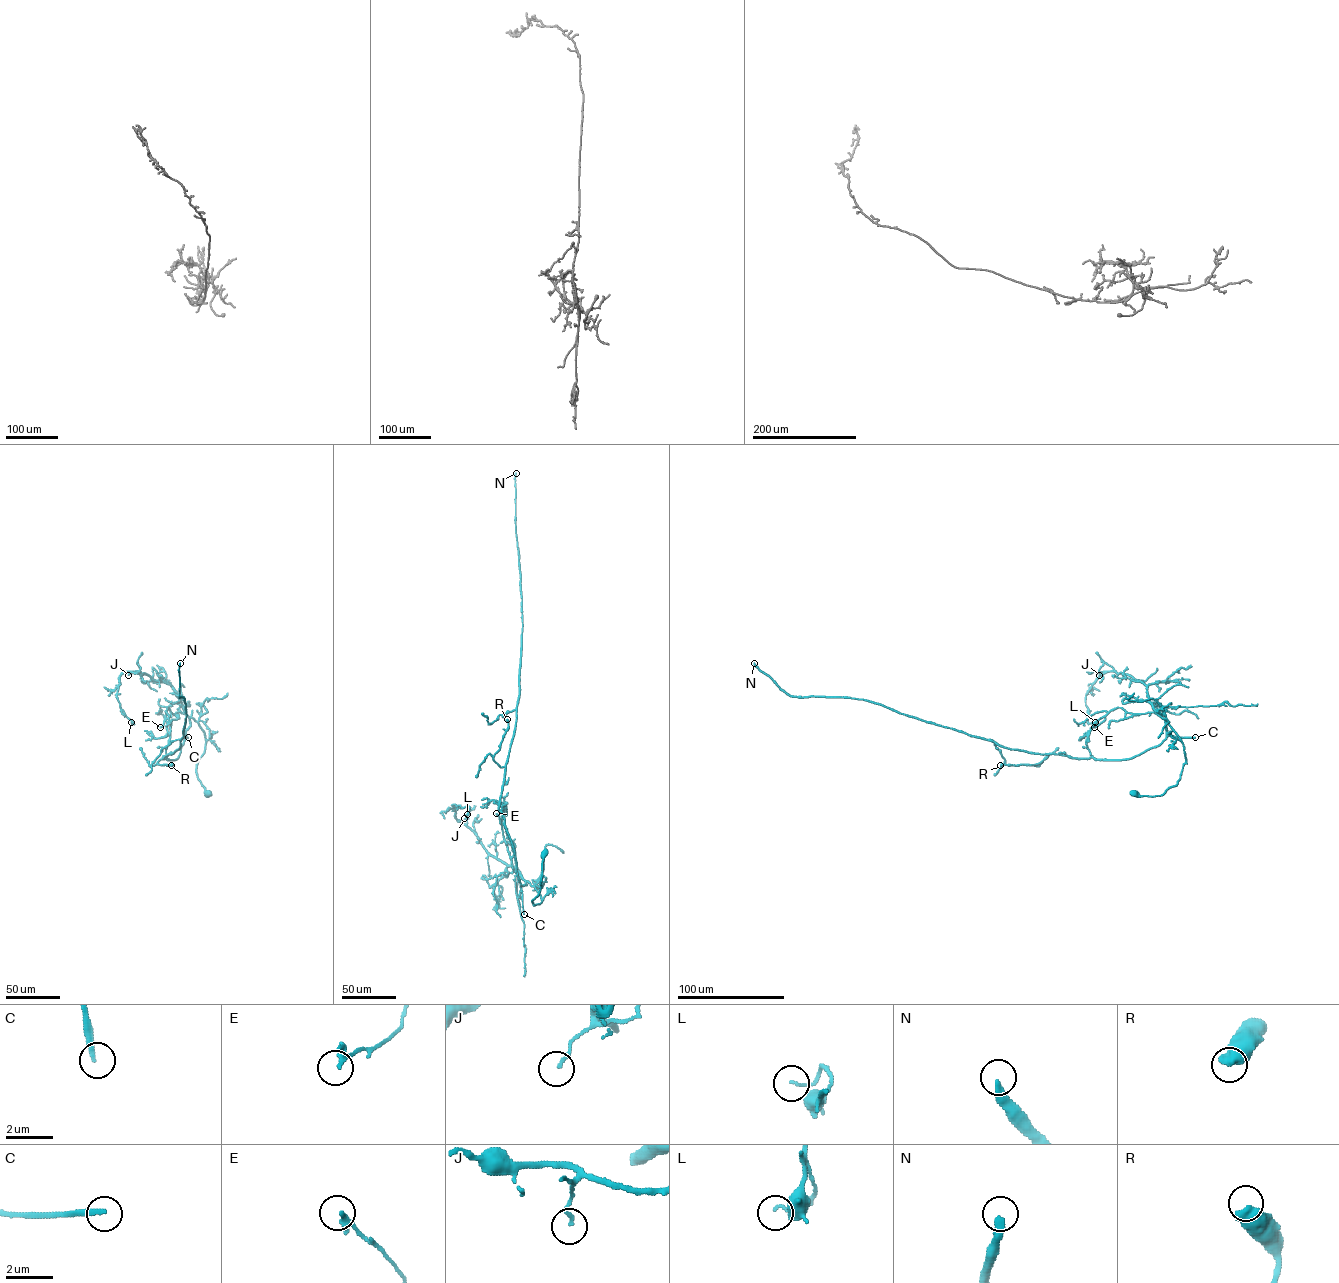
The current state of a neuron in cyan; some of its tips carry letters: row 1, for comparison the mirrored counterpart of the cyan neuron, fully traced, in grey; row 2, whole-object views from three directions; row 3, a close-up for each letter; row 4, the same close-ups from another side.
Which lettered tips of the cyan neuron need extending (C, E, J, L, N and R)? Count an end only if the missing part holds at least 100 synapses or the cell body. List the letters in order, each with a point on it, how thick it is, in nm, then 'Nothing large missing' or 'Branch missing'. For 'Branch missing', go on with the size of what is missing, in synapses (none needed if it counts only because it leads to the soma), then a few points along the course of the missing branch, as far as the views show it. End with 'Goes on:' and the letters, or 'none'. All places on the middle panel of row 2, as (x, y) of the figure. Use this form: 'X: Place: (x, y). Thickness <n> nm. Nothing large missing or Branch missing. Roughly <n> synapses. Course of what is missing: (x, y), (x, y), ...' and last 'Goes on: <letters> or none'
C: Place: (524, 914). Thickness 240 nm. Branch missing. Roughly 140 synapses
E: Place: (496, 813). Thickness 170 nm. Nothing large missing
J: Place: (464, 818). Thickness 110 nm. Nothing large missing
L: Place: (467, 814). Thickness 80 nm. Nothing large missing
N: Place: (516, 473). Thickness 340 nm. Branch missing. Roughly 450 synapses
R: Place: (507, 719). Thickness 600 nm. Nothing large missing
Goes on: C, N

